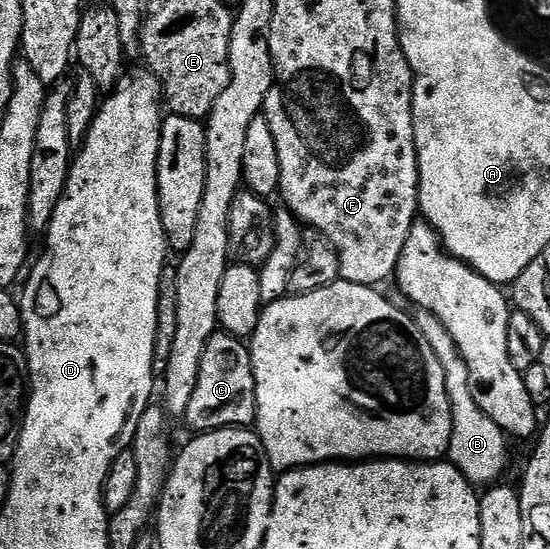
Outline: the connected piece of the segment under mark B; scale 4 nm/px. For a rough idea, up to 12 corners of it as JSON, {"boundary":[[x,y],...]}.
{"boundary":[[418,310],[444,368],[452,408],[449,462],[475,488],[506,470],[508,435],[476,404],[448,328]]}

